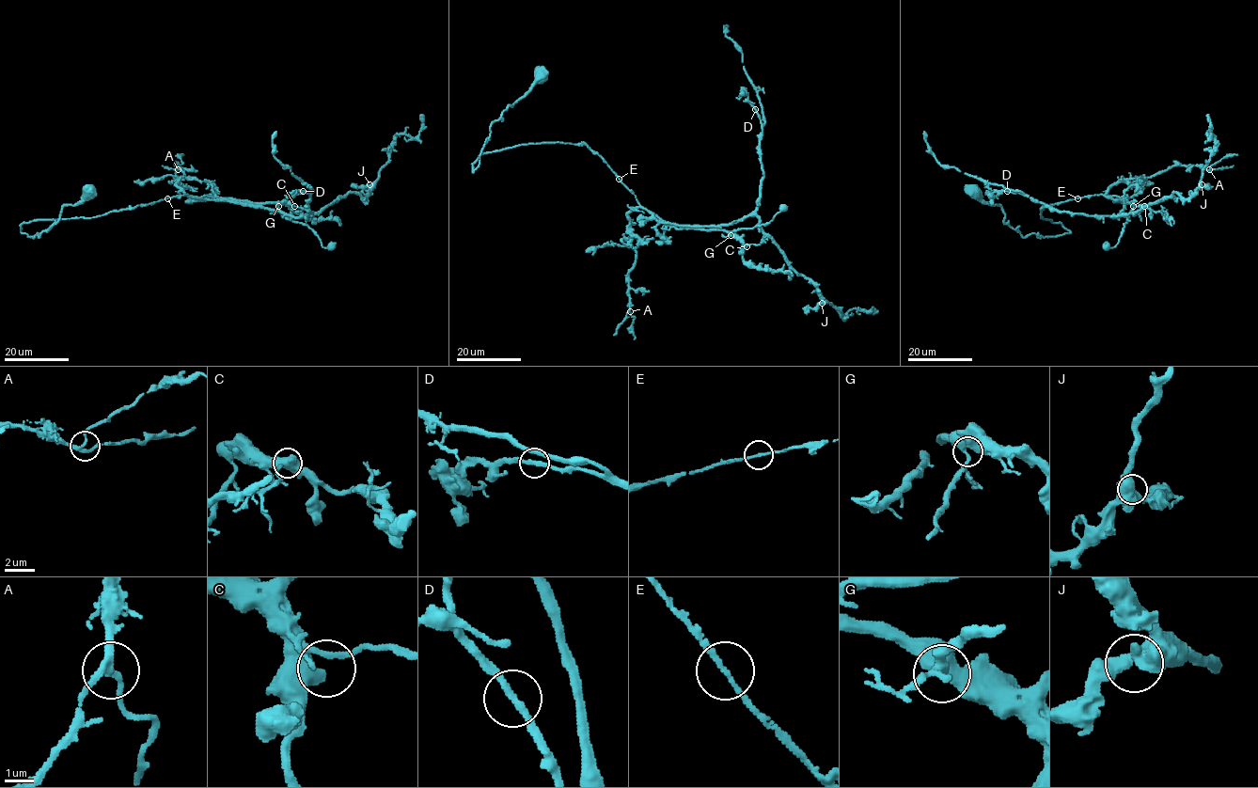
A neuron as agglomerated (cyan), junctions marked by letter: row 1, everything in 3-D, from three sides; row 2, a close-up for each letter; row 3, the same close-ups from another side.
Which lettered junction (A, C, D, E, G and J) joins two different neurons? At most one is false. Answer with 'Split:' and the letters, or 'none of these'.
Split: none of these

